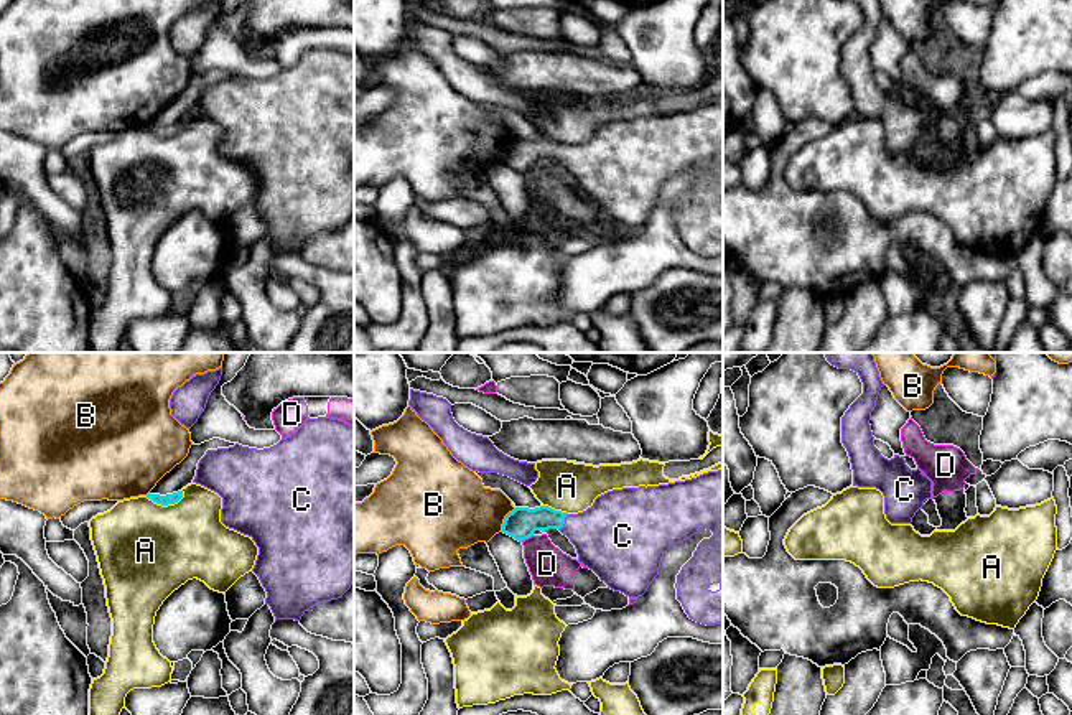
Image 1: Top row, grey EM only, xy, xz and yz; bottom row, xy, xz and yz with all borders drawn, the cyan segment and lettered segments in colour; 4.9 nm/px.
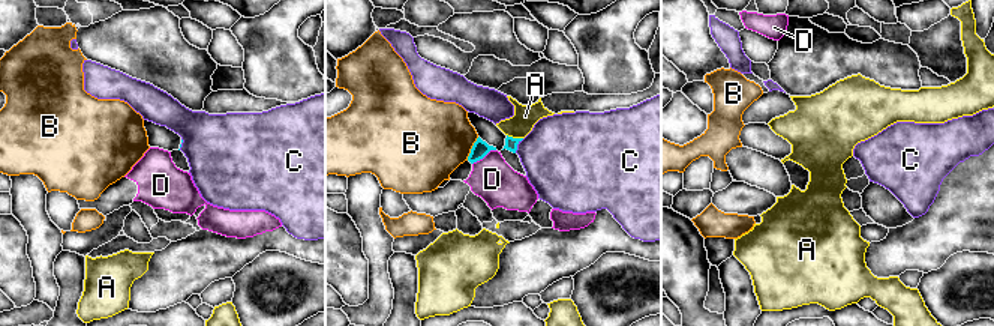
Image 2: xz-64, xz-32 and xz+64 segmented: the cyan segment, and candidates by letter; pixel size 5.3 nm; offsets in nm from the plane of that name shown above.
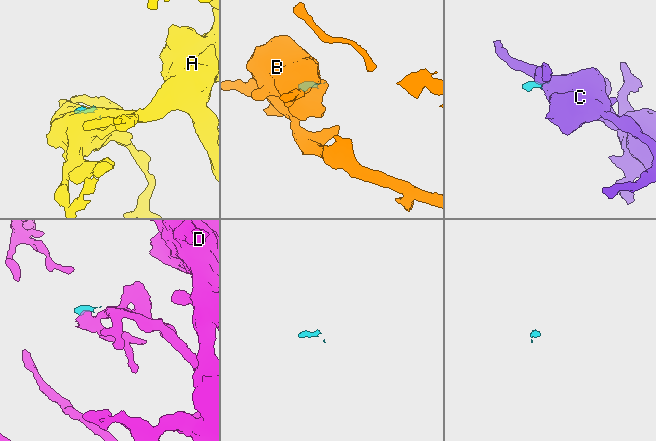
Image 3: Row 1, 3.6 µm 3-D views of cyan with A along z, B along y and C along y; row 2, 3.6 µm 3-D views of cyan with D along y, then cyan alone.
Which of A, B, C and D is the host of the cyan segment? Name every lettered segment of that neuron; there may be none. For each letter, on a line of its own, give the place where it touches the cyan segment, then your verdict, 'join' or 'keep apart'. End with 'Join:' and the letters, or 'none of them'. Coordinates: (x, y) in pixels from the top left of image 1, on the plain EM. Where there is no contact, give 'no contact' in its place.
A: xy (165, 135) | keep apart
B: xz (504, 150) | keep apart
C: xz (563, 154) | join
D: xz (526, 168) | keep apart
Join: C

